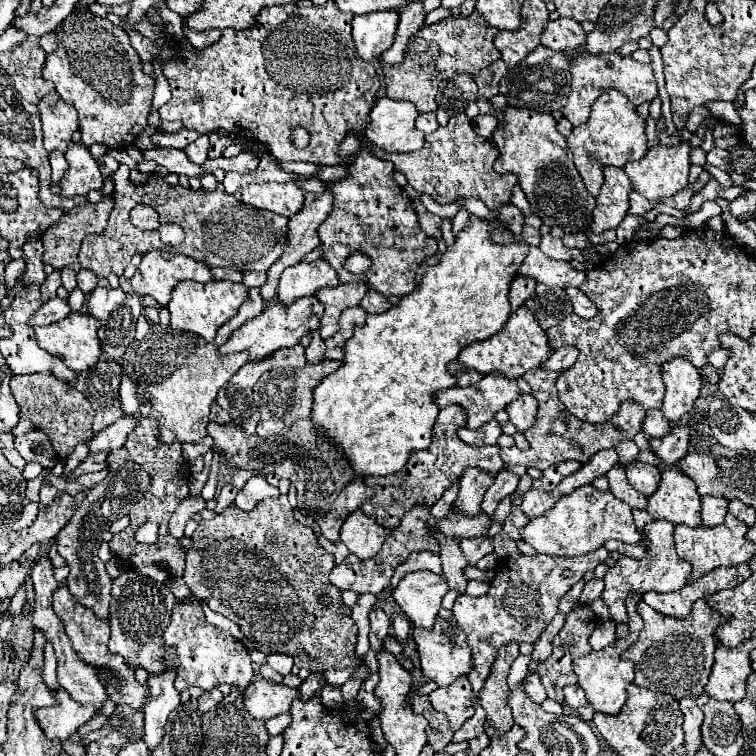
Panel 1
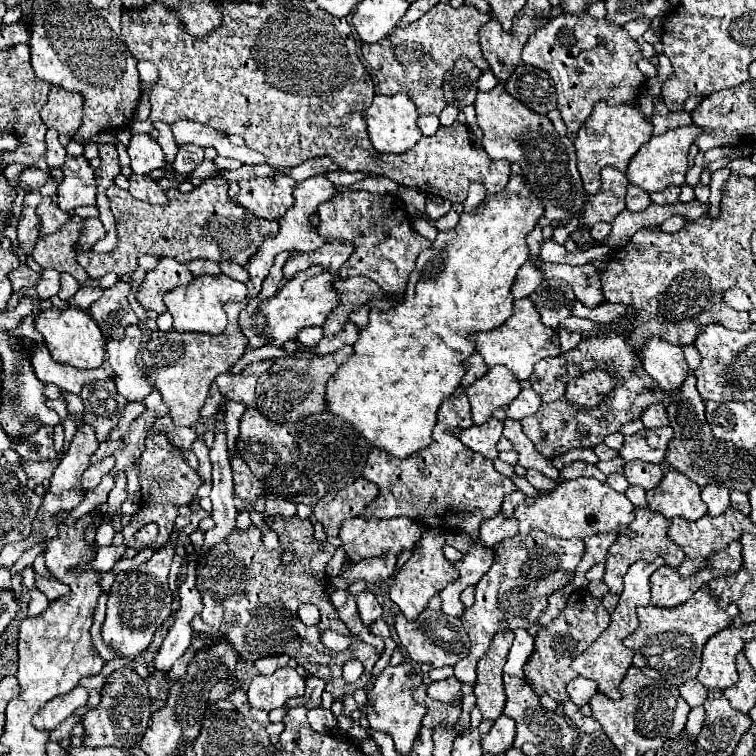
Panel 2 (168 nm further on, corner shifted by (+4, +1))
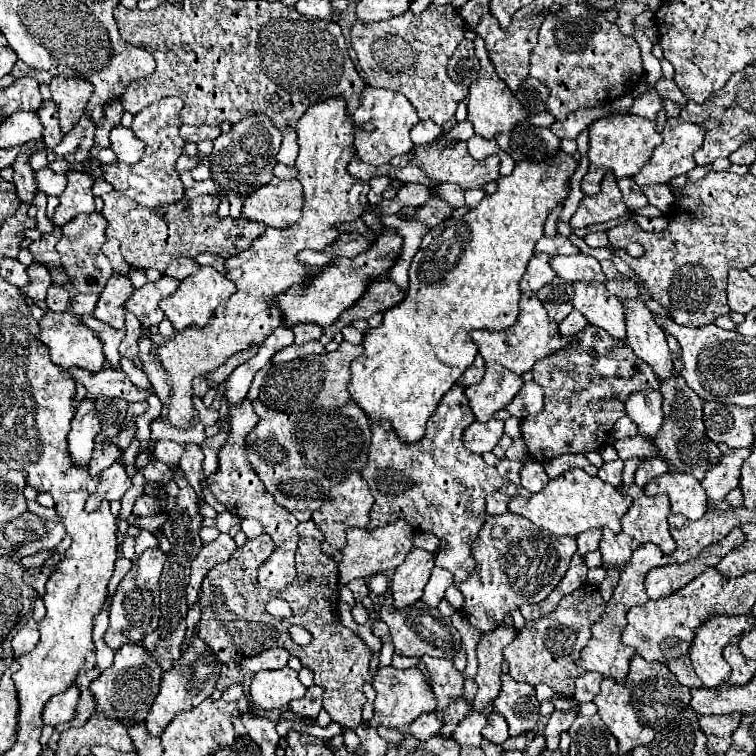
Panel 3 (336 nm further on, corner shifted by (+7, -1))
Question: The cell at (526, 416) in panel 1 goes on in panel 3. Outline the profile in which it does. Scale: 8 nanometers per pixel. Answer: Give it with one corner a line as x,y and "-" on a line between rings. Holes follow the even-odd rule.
535,381
525,383
505,409
517,419
537,415
543,409
543,389

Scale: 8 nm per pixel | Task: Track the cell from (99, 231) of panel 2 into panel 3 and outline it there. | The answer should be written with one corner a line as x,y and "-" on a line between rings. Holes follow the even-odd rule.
101,213
79,215
63,227
63,235
55,247
57,253
61,255
61,265
71,277
71,283
81,293
101,293
107,279
111,277
111,263
101,253
101,245
105,243
105,227
107,221
103,219

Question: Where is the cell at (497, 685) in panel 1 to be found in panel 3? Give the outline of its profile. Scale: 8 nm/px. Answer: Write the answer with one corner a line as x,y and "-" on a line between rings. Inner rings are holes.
505,617
505,621
491,633
485,633
477,645
477,659
479,659
479,671
475,677
475,683
479,687
473,709
483,711
489,703
493,703
499,695
499,677
501,677
501,665
503,665
503,649
513,641
515,627
513,619

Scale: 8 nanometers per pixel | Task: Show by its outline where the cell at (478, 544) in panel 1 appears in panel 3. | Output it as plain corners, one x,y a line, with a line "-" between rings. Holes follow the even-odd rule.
493,493
487,497
487,513
489,515
503,515
507,511
507,503
509,503
509,497
503,495
503,493

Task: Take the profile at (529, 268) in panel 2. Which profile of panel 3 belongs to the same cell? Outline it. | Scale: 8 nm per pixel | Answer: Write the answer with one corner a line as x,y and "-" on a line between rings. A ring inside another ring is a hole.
533,255
533,259
527,263
525,275
521,279
521,293
535,293
543,285
547,285
553,279
553,269
549,267
549,255

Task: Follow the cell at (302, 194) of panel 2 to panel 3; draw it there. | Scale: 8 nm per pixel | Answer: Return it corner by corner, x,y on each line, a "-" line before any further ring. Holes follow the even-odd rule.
329,99
321,101
307,109
307,113
297,123
297,179
303,185
303,209
301,219
287,229
267,227
261,237
253,241
253,245
239,253
237,257
229,257
227,277
237,285
237,293
229,299
229,305
217,309
211,317
209,325
197,329
189,327
181,333
173,333
165,339
163,345
157,347
157,361
169,373
171,379
171,397
169,397
169,413
167,421
173,427
185,429
193,421
193,385
191,381
199,375
207,375
221,367
235,351
247,349
253,341
261,343
265,337
281,325
281,313
277,313
273,297
293,283
307,281
307,269
297,261
297,253
303,249
323,251
329,243
333,243
339,233
333,229
337,221
353,221
361,217
367,205
369,183
351,177
345,167
355,157
353,147
353,121
345,113
345,99

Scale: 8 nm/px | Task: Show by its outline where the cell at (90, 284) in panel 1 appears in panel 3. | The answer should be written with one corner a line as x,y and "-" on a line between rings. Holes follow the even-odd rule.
77,293
71,299
71,309
73,309
73,313
75,315
89,315
89,313
93,313
93,309
95,309
99,295
98,294
84,294

